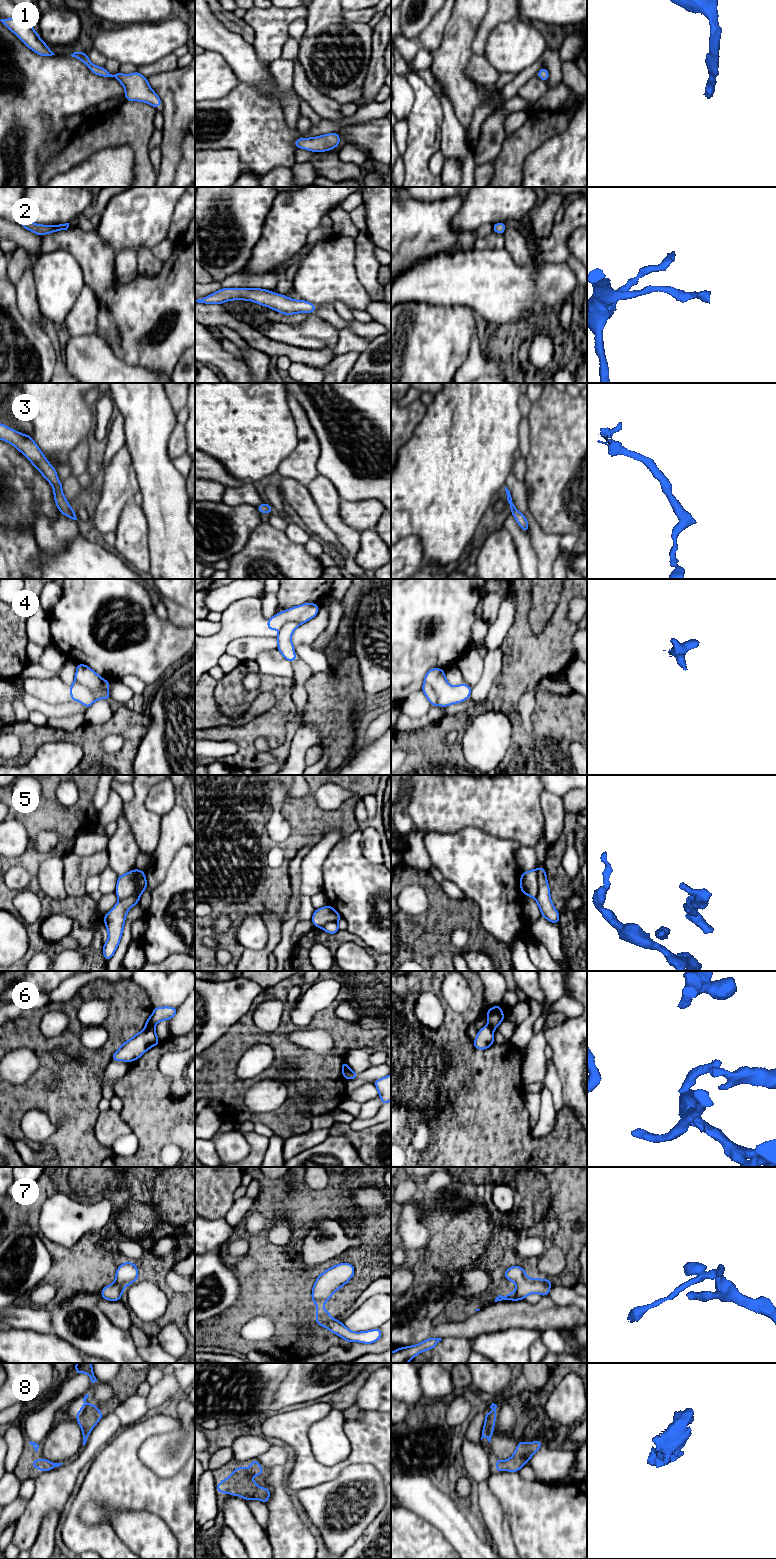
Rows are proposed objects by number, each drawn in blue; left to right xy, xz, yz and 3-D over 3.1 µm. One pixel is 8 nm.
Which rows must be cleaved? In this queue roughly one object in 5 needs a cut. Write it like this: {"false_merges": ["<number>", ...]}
{"false_merges": ["4", "5", "6"]}

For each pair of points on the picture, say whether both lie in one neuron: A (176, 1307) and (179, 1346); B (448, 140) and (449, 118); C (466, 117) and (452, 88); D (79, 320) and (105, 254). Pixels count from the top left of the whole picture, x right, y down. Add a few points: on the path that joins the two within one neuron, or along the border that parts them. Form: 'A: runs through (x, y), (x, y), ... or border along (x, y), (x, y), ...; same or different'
A: border along (183, 1332), (176, 1324), (167, 1323), (156, 1336); different
B: runs through (449, 135), (449, 123); same
C: runs through (464, 110), (464, 100), (459, 95); same
D: border along (85, 284), (94, 293), (98, 303), (97, 312); different

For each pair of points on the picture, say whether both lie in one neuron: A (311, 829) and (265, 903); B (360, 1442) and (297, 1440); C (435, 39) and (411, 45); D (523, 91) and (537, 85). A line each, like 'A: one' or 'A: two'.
A: one
B: one
C: two
D: one

